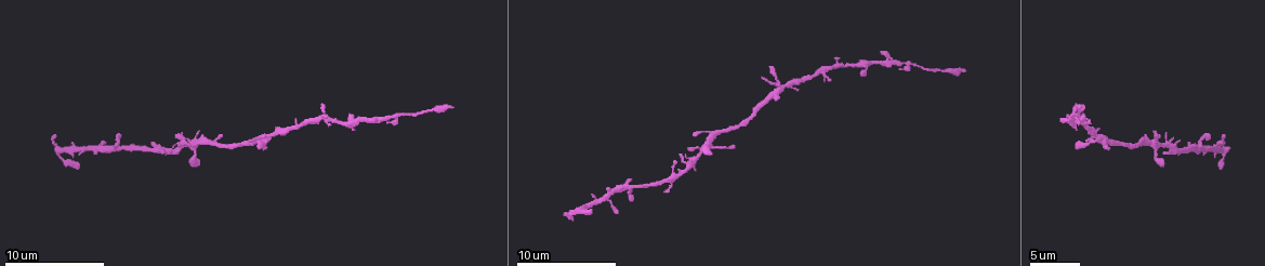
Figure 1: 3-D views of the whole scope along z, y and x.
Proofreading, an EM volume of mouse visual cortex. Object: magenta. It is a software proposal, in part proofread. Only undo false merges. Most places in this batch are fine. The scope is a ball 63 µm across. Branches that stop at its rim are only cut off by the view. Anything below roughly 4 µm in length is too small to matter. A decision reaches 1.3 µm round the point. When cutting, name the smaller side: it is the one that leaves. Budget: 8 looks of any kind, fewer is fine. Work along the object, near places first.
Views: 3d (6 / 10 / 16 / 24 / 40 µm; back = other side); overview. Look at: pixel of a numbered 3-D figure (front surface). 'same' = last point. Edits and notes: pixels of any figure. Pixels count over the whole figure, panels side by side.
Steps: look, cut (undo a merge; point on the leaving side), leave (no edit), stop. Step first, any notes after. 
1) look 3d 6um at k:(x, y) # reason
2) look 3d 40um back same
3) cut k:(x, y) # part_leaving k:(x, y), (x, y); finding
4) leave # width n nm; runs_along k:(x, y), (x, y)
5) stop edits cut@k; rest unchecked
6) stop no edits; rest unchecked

look 3d 6um at 1:(904, 64) # thick turns thin

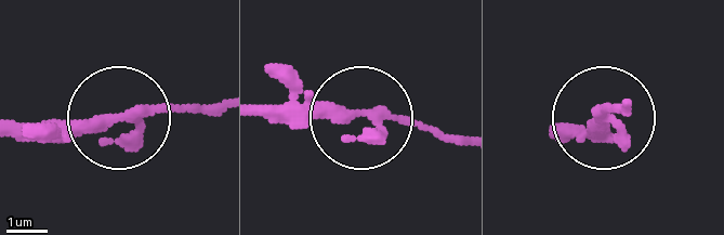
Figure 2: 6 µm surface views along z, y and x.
leave # width 310 nm; runs_along 2:(263, 115), (386, 115), (459, 135); all the same neuron

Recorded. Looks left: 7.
look 3d 16um at 1:(853, 63) # thick turns thin

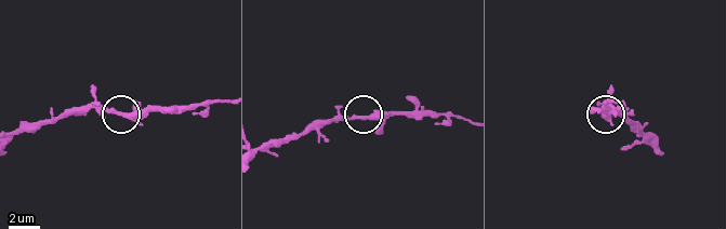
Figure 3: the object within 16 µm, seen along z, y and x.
leave # width 300 nm; runs_along 3:(262, 151), (339, 119), (419, 115); one neuron here

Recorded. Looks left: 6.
look 3d 10um at 1:(118, 147) # four-way junction

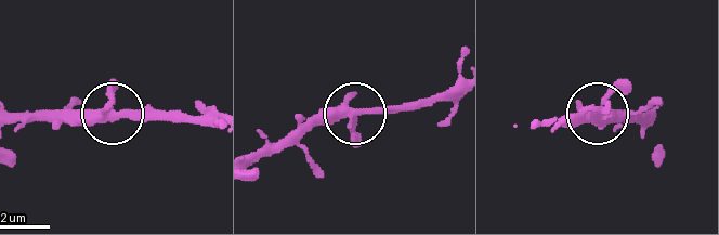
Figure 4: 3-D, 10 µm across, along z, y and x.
leave # arms 4; continuous, no second neuron

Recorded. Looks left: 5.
look 3d 10um at 1:(270, 133) # thin neck

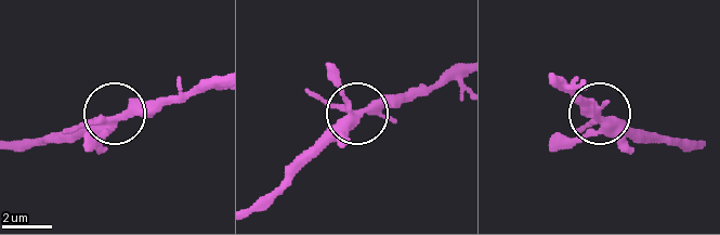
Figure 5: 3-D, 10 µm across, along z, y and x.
look 3d 10um back at 5:(601, 118)

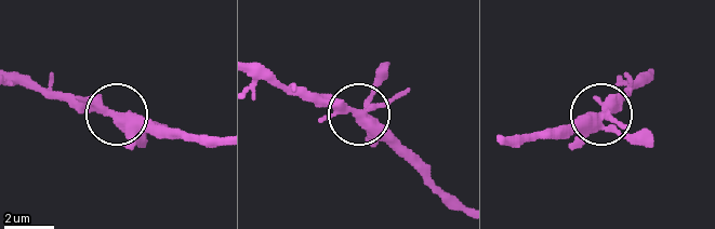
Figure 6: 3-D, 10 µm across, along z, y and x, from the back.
leave # runs_along 6:(187, 136), (158, 136), (108, 109), (61, 98); one neuron here

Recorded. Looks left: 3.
stop no edits; rest unchecked

